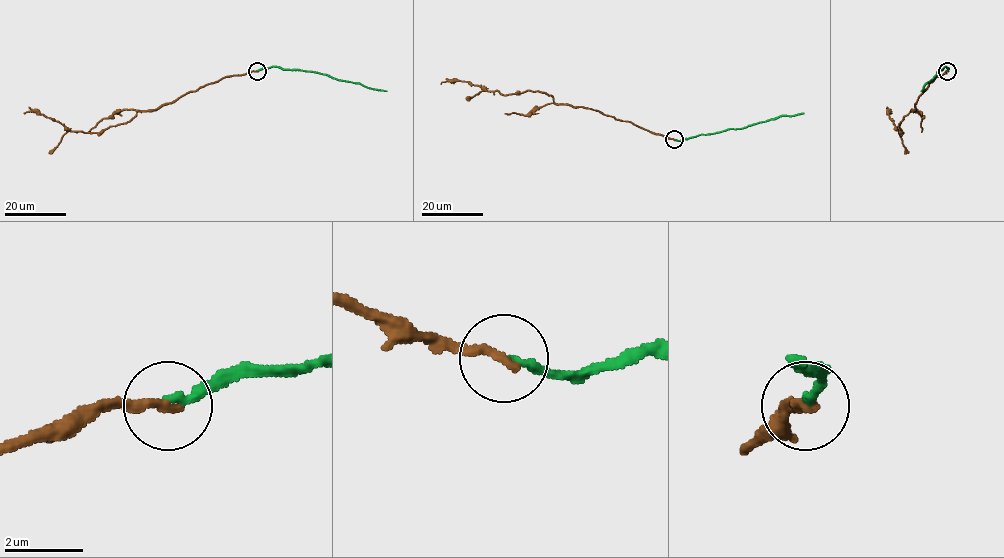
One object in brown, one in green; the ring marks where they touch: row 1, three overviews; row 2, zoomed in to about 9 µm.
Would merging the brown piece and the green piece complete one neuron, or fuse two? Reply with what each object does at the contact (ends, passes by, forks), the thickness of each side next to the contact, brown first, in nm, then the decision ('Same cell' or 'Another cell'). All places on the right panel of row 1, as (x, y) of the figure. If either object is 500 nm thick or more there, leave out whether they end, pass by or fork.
At the ring brown ends. At the ring green ends. Thickness 280 nm (brown) against 200 nm. Another cell

